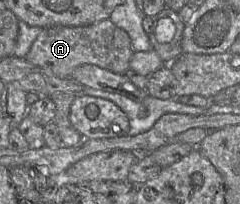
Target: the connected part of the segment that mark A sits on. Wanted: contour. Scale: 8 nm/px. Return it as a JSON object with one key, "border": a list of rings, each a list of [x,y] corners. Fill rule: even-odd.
{"border":[[[106,19],[90,25],[43,28],[25,59],[60,78],[70,78],[76,67],[86,64],[117,74],[130,73],[130,60],[133,54],[128,33]]]}

